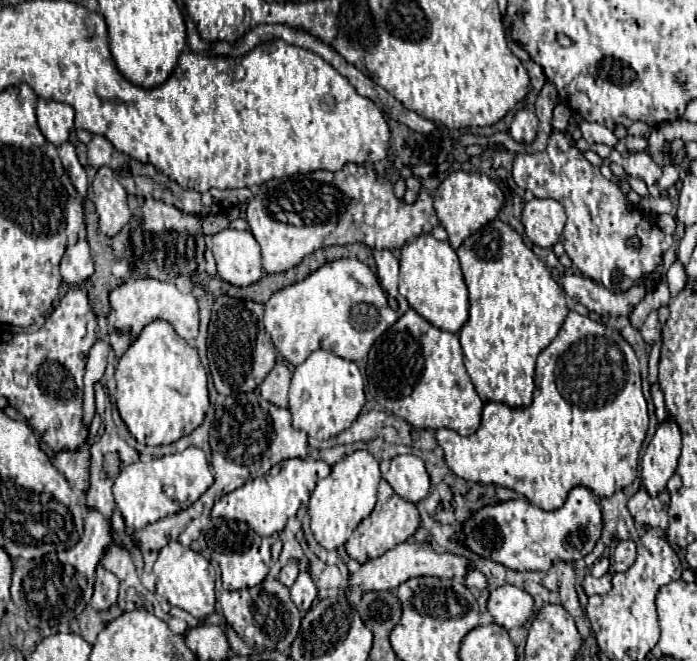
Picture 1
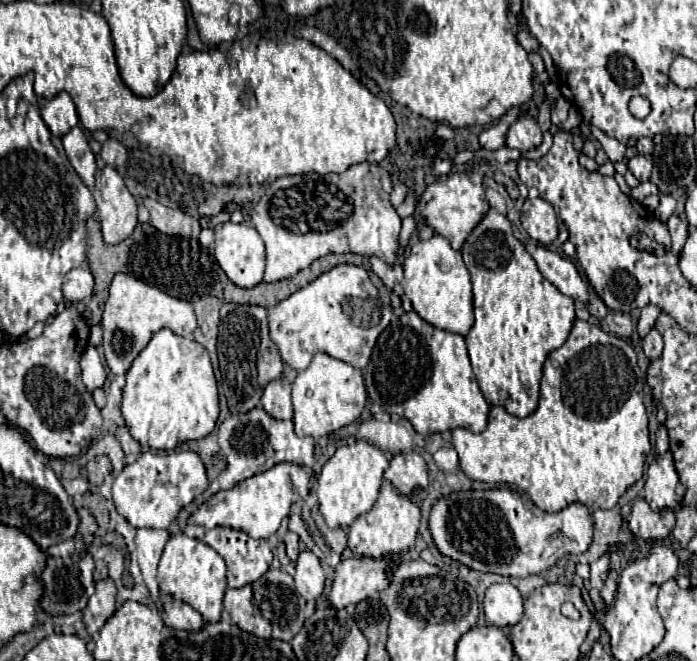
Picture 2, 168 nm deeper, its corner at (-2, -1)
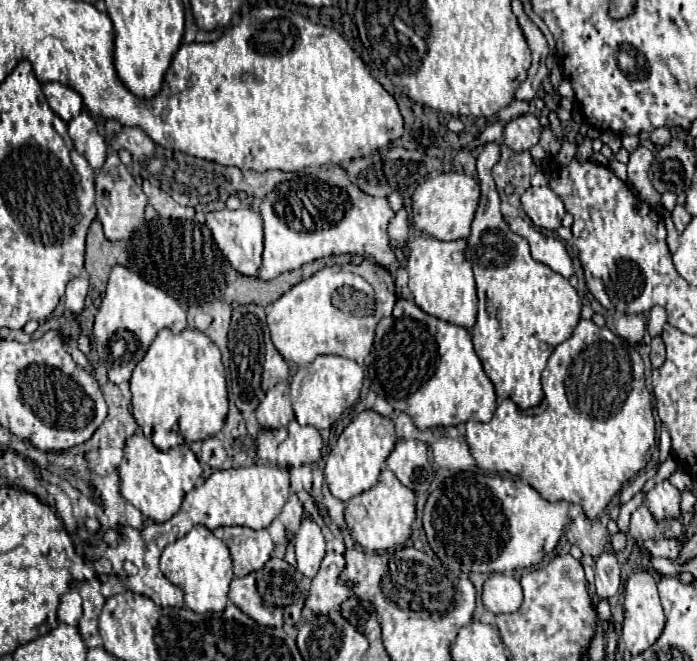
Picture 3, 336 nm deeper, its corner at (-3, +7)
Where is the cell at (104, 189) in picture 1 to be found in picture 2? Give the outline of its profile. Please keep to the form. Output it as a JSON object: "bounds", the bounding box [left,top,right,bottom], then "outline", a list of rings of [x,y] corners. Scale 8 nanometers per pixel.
{"bounds":[93,165,137,243],"outline":[[[107,165],[97,173],[93,197],[105,243],[125,241],[137,227],[137,203],[113,167]]]}

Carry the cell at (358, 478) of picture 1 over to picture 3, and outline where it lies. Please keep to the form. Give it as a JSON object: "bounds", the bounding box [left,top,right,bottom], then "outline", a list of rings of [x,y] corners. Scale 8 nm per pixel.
{"bounds":[324,411,396,503],"outline":[[[372,411],[360,413],[338,437],[336,447],[330,451],[324,467],[324,479],[330,487],[330,493],[348,503],[352,497],[372,489],[378,483],[378,475],[386,465],[388,455],[394,451],[396,433],[394,423],[382,415],[376,415]]]}

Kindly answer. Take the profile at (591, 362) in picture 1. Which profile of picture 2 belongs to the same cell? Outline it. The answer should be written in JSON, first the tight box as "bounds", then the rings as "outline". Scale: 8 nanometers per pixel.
{"bounds":[451,321,651,513],"outline":[[[575,321],[565,345],[551,351],[545,361],[541,397],[535,413],[519,419],[503,407],[491,407],[489,425],[483,433],[475,435],[467,429],[451,431],[461,469],[475,481],[513,485],[529,493],[531,501],[549,513],[561,511],[571,503],[583,503],[589,509],[613,509],[619,497],[641,479],[645,457],[651,451],[643,387],[645,377],[641,375],[637,355],[627,341],[605,333],[601,327],[589,325],[587,321]]]}

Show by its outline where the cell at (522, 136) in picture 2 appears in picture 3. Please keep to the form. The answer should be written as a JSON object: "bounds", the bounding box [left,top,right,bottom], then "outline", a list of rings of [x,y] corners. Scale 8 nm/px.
{"bounds":[504,115,542,151],"outline":[[[520,115],[512,119],[504,129],[504,143],[514,151],[528,151],[538,143],[542,135],[542,125],[536,115]]]}

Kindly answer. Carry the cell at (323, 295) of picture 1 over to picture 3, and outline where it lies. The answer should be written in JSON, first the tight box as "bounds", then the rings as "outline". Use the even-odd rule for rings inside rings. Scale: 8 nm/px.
{"bounds":[268,260,384,367],"outline":[[[364,260],[360,265],[348,263],[324,267],[272,303],[268,313],[268,329],[272,343],[286,361],[306,367],[314,361],[314,357],[326,353],[354,359],[360,365],[364,363],[372,349],[374,329],[384,315],[372,287],[378,275],[372,265],[378,264]],[[368,263],[370,271],[366,267]]]}

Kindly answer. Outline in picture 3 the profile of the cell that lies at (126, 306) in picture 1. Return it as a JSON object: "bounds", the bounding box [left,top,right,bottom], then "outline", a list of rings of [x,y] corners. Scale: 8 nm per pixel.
{"bounds":[94,265,186,385],"outline":[[[116,265],[110,271],[110,283],[94,319],[94,345],[100,361],[108,367],[110,381],[118,385],[130,379],[134,367],[162,327],[168,327],[172,333],[180,333],[186,325],[186,311],[174,297],[150,285],[130,269]]]}

